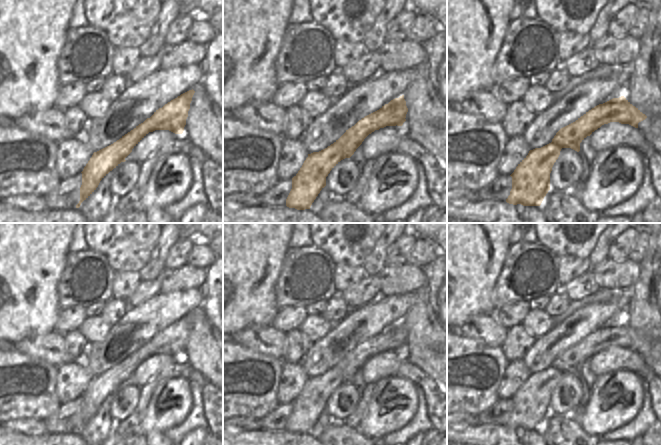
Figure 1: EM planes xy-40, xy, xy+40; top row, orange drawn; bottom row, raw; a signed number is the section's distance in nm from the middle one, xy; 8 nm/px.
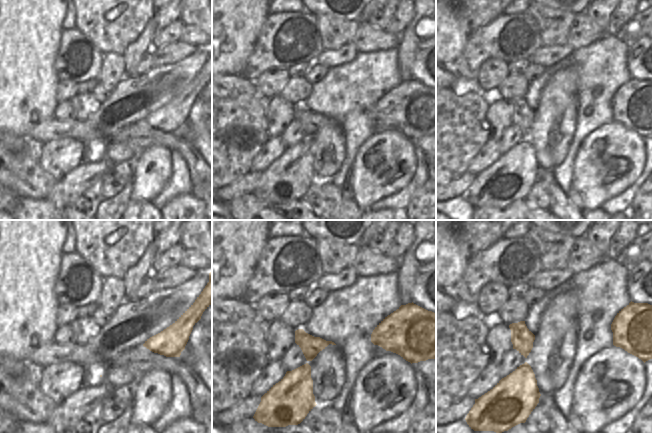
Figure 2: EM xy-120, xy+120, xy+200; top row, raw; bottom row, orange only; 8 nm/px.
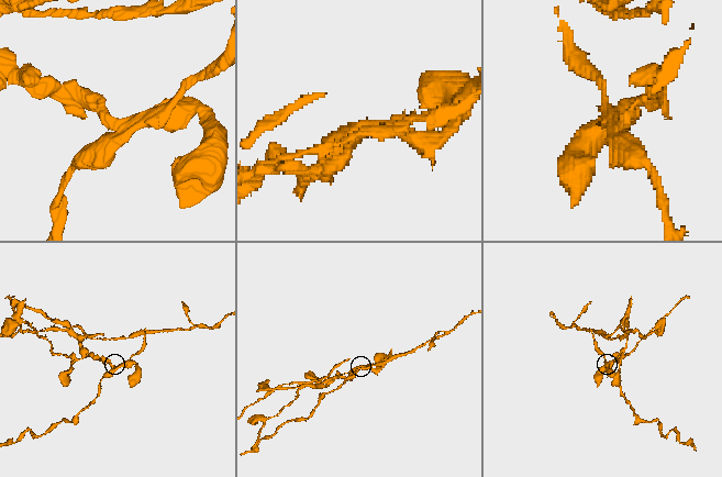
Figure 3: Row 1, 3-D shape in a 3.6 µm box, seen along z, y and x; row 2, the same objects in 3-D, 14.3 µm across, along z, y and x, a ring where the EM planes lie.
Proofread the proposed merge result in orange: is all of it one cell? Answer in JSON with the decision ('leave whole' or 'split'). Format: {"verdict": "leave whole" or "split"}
{"verdict": "split"}

